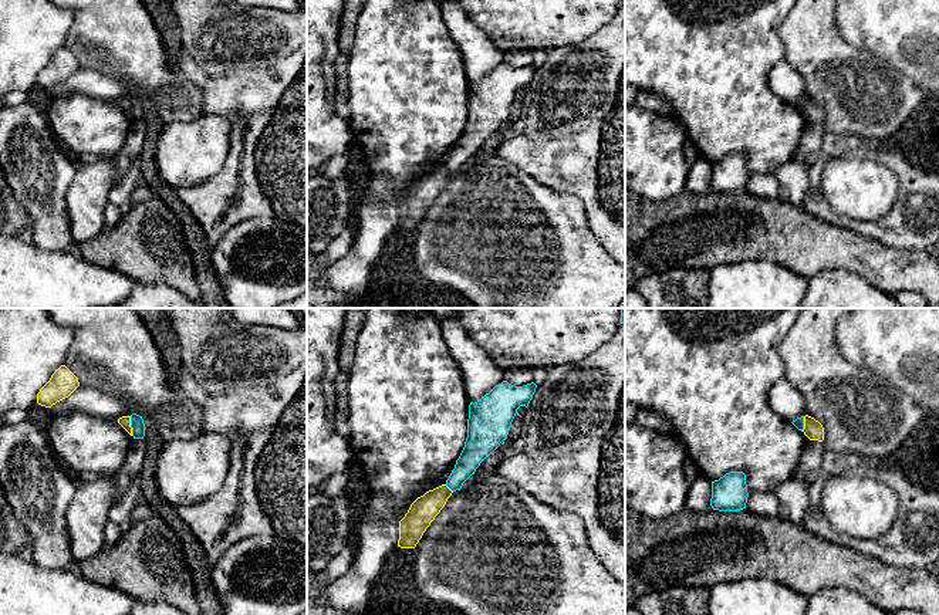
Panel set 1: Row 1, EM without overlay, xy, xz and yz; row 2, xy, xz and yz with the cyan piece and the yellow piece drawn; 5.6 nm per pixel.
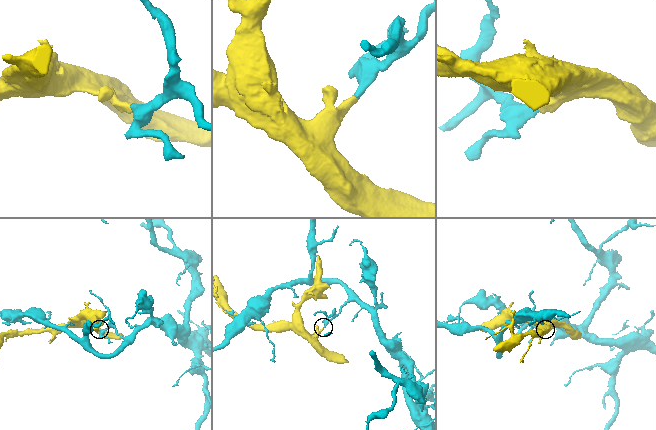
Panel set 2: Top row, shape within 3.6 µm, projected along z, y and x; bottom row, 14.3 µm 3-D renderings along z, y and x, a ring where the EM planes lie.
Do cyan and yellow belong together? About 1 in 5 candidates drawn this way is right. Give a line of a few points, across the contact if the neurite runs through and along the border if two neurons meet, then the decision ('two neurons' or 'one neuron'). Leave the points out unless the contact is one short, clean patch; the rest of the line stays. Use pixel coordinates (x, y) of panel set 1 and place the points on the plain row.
line xy (129, 98), (132, 117); two neurons

